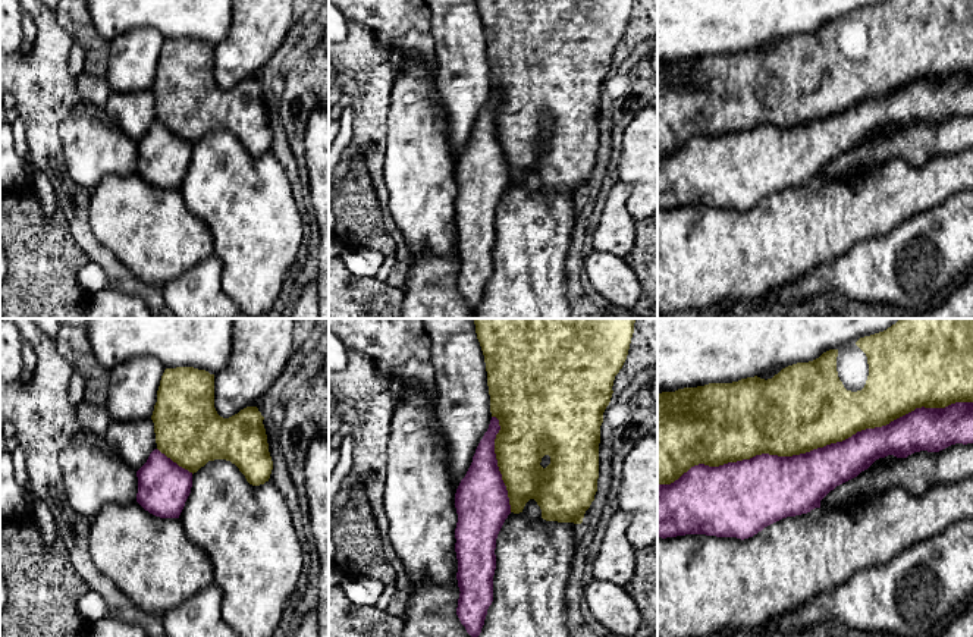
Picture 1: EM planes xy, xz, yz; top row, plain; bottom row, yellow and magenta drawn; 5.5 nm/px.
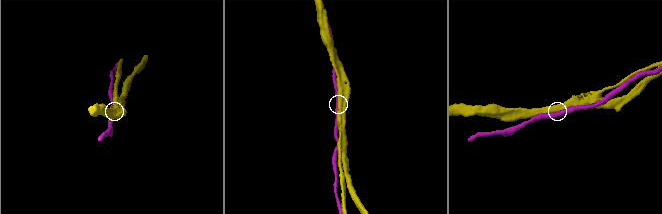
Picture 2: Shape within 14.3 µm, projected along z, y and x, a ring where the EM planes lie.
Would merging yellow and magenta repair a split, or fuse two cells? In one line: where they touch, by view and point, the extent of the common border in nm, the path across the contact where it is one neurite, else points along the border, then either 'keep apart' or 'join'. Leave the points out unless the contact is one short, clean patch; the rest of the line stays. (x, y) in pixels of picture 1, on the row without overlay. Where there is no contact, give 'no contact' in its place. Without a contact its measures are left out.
meets yellow in yz at (815, 119); contact 1750 nm long; keep apart

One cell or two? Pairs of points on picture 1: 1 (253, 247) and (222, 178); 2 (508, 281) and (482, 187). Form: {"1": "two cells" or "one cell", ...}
{"1": "one cell", "2": "one cell"}

